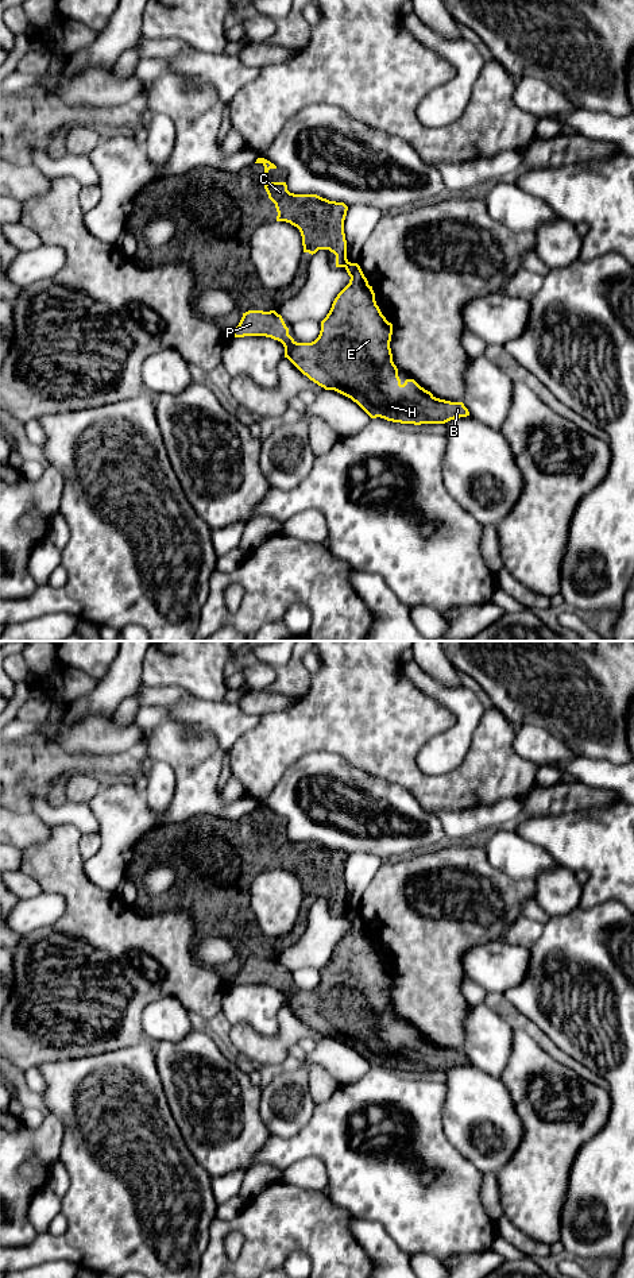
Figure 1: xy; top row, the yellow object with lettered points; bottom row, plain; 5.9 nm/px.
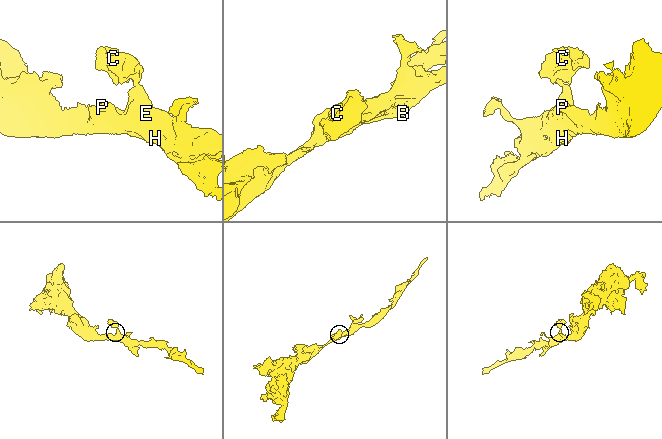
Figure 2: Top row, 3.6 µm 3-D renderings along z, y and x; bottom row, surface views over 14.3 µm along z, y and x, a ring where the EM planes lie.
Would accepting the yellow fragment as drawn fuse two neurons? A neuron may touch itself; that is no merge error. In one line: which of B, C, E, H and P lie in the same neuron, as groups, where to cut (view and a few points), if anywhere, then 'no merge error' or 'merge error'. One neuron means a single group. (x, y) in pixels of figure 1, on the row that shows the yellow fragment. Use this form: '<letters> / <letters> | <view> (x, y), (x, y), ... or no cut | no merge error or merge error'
B E H P / C | xy (348, 262), (343, 266) | merge error

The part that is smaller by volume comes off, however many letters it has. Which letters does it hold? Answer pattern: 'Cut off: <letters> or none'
Cut off: C

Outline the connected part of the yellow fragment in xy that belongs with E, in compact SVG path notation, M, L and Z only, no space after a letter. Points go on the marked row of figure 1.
M348 262L345 266L349 283L337 294L326 317L321 321L318 337L312 343L297 343L290 335L281 314L275 310L248 310L243 313L233 337L266 336L285 347L287 358L304 375L324 387L335 390L356 402L371 418L384 418L401 424L445 424L469 416L463 402L436 398L414 379L401 383L398 368L390 348L393 324L386 320L375 301L360 266Z

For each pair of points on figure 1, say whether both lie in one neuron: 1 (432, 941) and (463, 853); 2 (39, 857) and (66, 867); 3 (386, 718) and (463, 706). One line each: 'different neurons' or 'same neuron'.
1: same neuron
2: same neuron
3: different neurons

